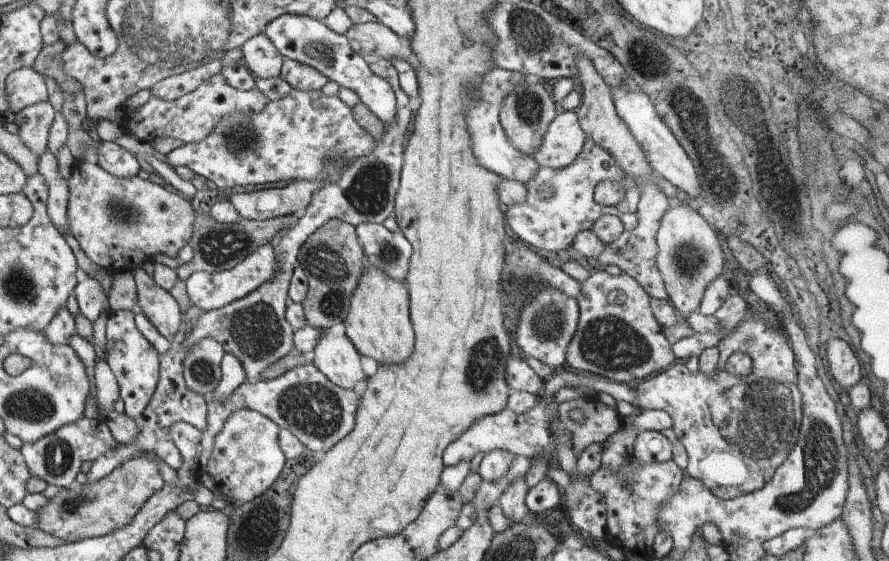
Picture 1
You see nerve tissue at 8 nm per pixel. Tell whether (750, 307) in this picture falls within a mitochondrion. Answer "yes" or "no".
no

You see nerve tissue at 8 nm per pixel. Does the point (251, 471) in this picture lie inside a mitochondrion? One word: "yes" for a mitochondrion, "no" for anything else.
no

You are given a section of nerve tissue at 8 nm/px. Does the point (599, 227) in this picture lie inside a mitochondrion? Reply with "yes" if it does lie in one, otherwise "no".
no

